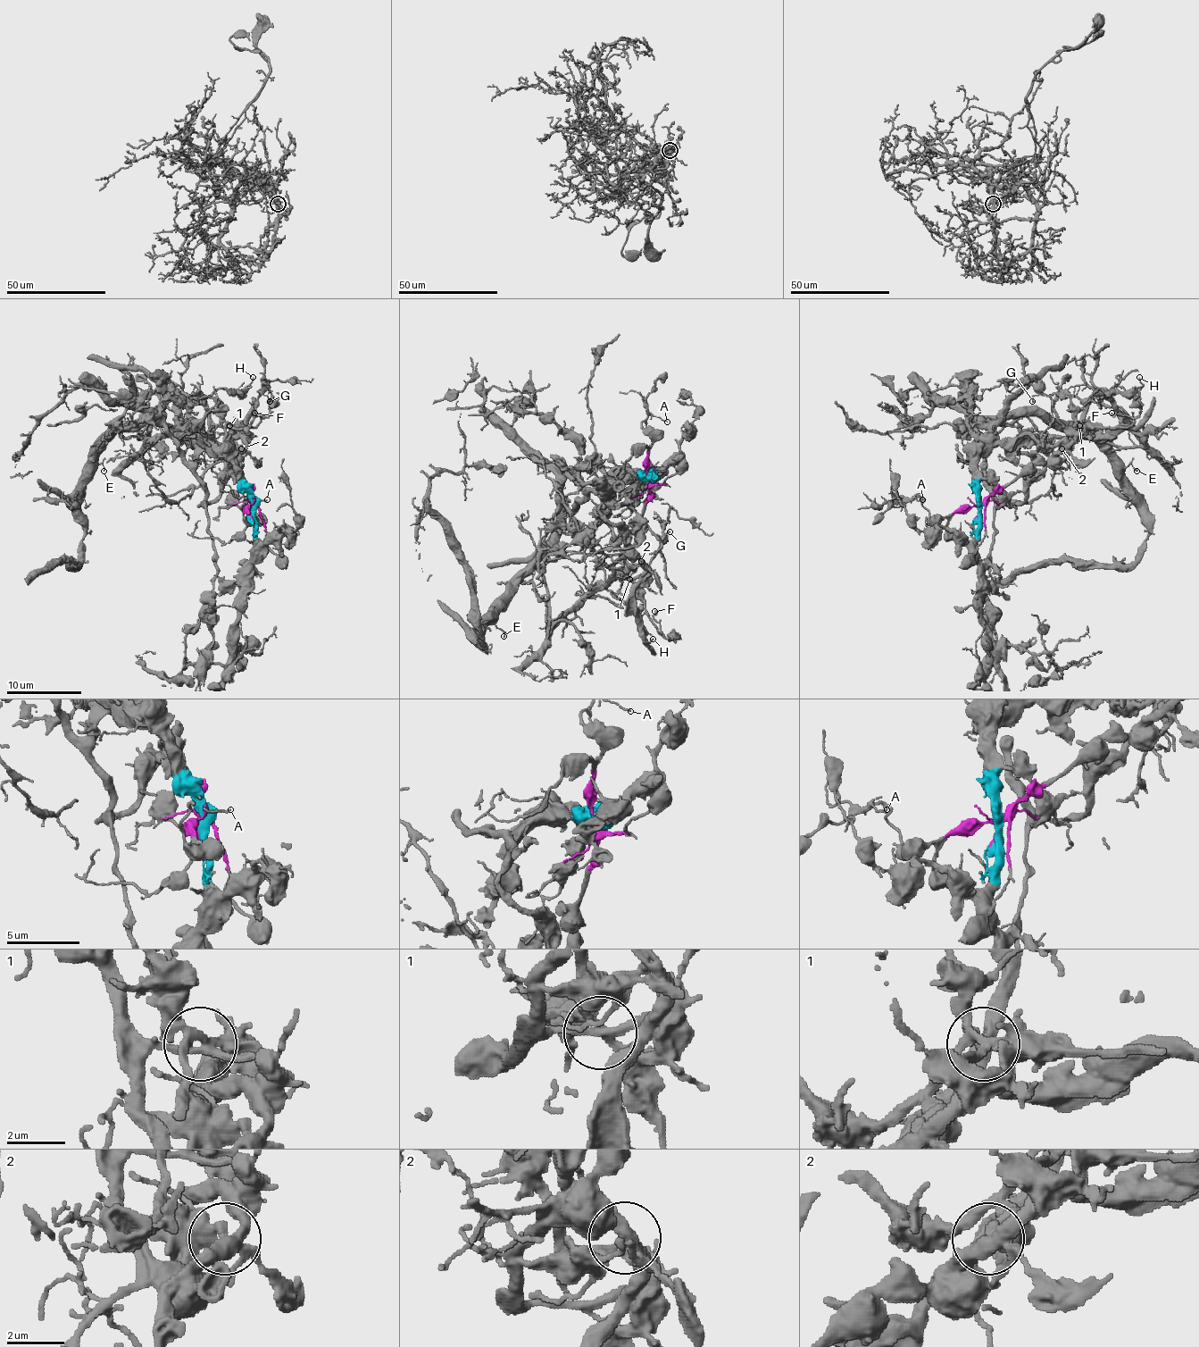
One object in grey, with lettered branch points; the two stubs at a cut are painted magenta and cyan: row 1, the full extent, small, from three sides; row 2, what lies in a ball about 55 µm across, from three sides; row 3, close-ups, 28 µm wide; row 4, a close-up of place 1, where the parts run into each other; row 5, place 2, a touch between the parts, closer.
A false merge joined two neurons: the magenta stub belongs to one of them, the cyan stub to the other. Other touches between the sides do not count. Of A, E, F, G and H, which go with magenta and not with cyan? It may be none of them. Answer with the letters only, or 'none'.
A, E, G, H

